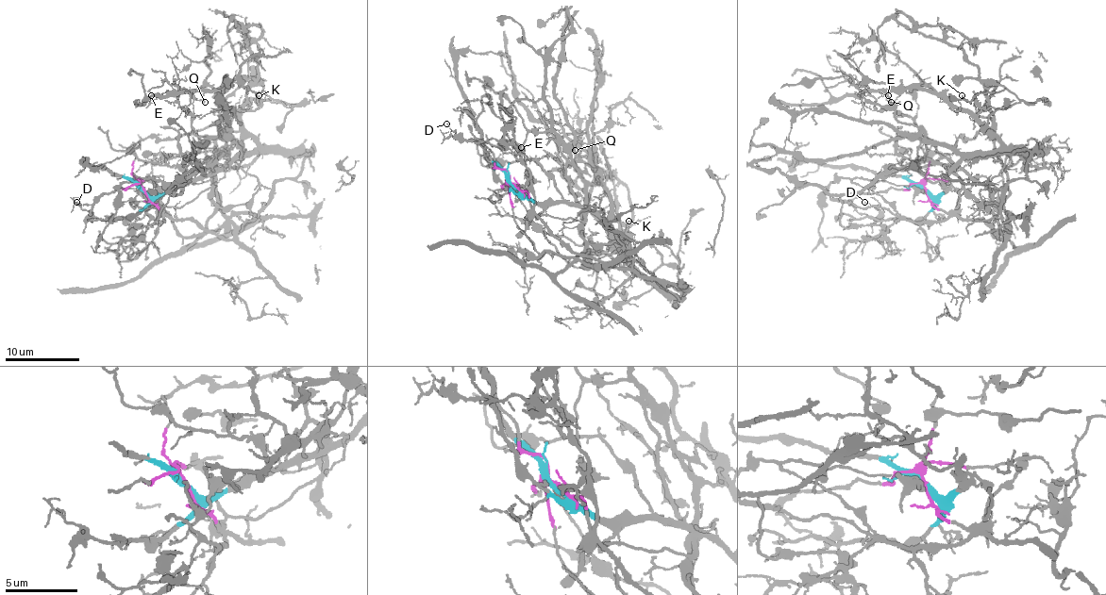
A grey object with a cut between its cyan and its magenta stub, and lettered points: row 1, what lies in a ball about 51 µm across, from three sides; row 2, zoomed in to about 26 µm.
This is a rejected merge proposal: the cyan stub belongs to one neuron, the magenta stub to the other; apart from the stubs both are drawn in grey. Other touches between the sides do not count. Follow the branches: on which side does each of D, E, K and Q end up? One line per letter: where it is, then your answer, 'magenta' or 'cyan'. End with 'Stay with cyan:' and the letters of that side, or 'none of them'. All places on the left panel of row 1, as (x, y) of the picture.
D: (76, 202) | cyan
E: (151, 95) | cyan
K: (259, 95) | cyan
Q: (205, 102) | cyan
Stay with cyan: D, E, K, Q

